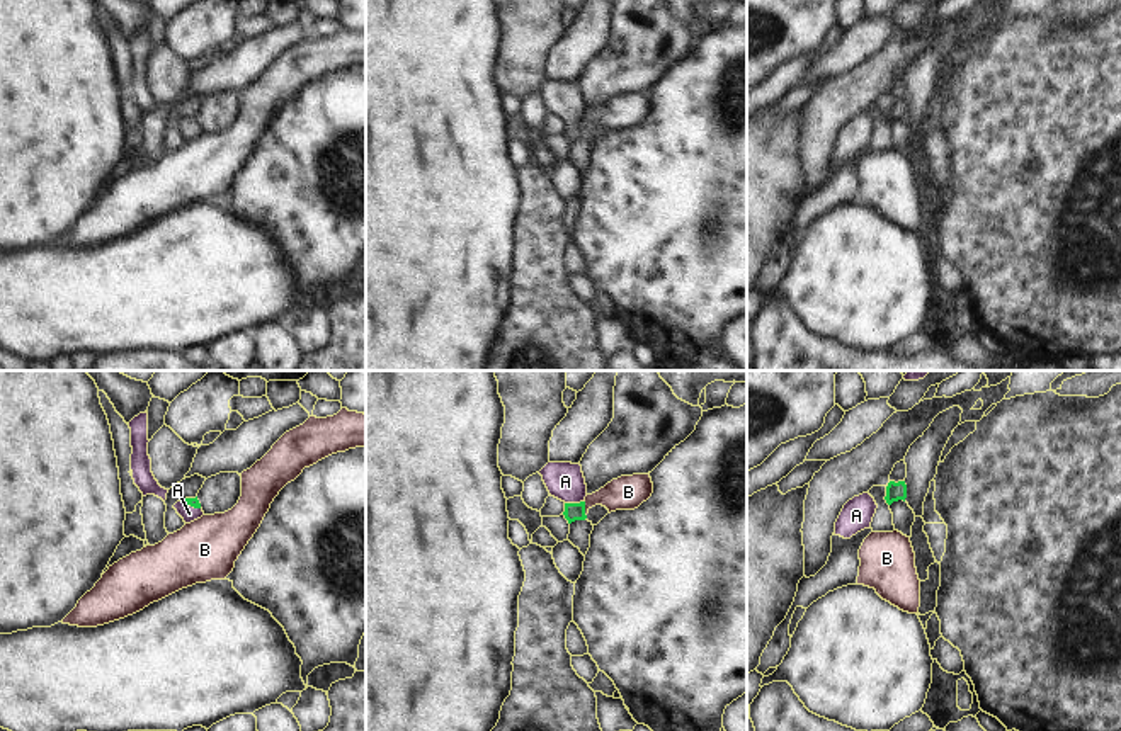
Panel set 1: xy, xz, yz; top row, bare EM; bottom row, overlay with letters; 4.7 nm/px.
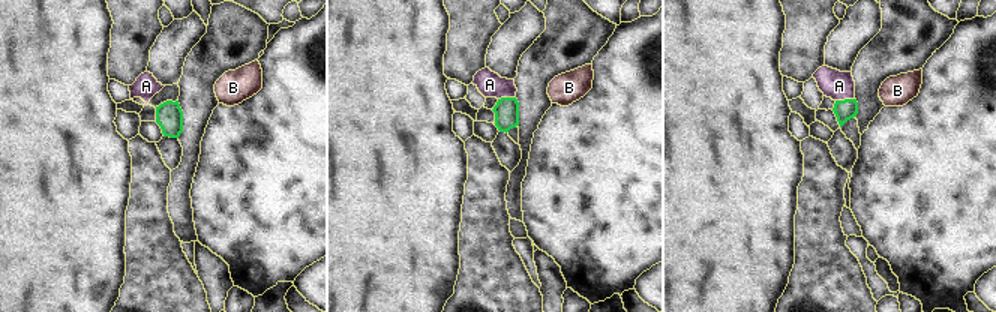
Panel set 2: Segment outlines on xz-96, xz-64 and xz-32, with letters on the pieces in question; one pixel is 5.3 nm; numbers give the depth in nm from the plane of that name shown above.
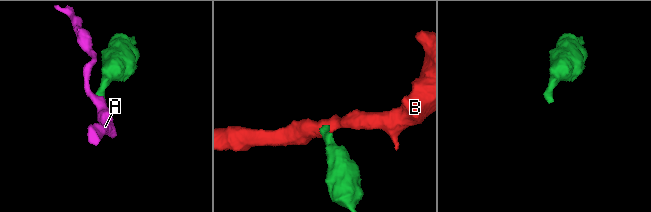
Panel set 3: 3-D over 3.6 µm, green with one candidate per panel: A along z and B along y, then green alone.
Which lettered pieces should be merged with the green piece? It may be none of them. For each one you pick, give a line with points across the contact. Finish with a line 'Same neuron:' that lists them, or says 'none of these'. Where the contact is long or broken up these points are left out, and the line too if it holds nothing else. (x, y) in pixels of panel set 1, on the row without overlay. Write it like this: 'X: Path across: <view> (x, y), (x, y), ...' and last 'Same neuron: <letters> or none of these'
A: Path across: xz (572, 131), (574, 123), (574, 111), (565, 101)
Same neuron: A.

